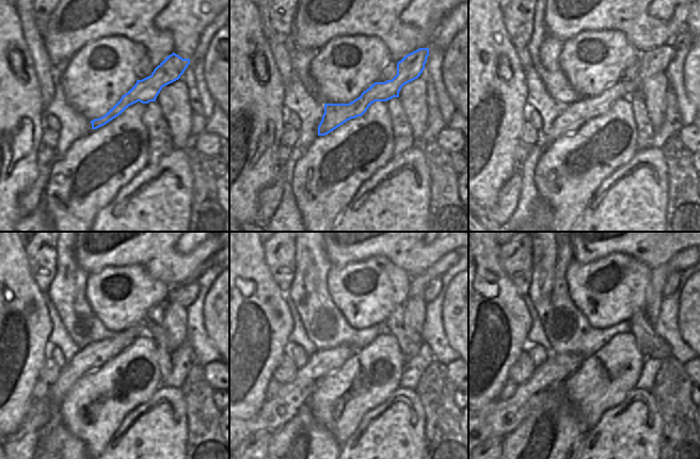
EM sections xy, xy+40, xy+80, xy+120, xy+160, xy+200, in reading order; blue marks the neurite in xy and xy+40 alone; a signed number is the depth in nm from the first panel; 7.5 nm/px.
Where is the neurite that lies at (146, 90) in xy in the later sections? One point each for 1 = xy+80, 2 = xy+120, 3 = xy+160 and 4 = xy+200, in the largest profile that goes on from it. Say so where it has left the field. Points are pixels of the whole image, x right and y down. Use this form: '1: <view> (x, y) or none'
1: xy+80 (653, 62)
2: xy+120 (89, 359)
3: xy+160 (277, 411)
4: xy+200 (500, 417)

